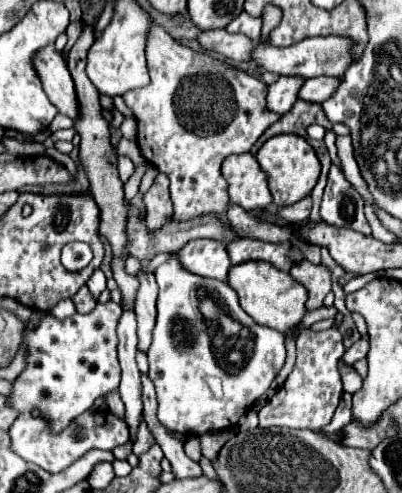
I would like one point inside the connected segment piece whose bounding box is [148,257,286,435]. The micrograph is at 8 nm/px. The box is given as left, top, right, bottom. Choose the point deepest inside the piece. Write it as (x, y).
(195, 396)

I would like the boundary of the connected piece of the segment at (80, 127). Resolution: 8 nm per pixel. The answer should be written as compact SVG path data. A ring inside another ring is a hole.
M86 25L86 29L82 29L82 35L78 37L78 41L74 43L74 47L68 53L68 69L70 75L76 83L76 93L78 93L78 101L80 101L80 119L76 123L76 131L80 133L82 141L80 141L80 165L88 175L90 181L90 191L94 195L94 201L100 207L100 225L102 225L102 235L110 241L112 249L114 249L114 279L122 291L122 303L126 303L128 307L134 305L134 297L136 297L136 289L138 289L138 279L134 275L126 275L124 273L124 261L122 251L126 245L126 201L124 201L124 191L122 191L122 181L118 177L118 169L116 169L116 151L110 145L110 131L108 131L108 121L102 117L102 107L98 103L98 89L94 89L94 85L90 83L90 79L86 77L86 53L94 43L94 27Z

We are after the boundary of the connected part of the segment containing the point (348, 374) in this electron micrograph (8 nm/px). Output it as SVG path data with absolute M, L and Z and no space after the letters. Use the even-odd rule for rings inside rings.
M338 361L338 371L340 371L342 383L344 383L344 391L356 393L362 387L362 377L352 367L348 367L344 361Z

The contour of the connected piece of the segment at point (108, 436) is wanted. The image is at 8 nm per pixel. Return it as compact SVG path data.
M26 413L12 423L8 435L10 435L10 449L14 449L14 453L50 473L59 473L94 447L112 451L114 447L130 441L128 425L116 419L112 413L86 413L84 417L77 417L72 421L60 435L50 435L46 423L40 417Z

